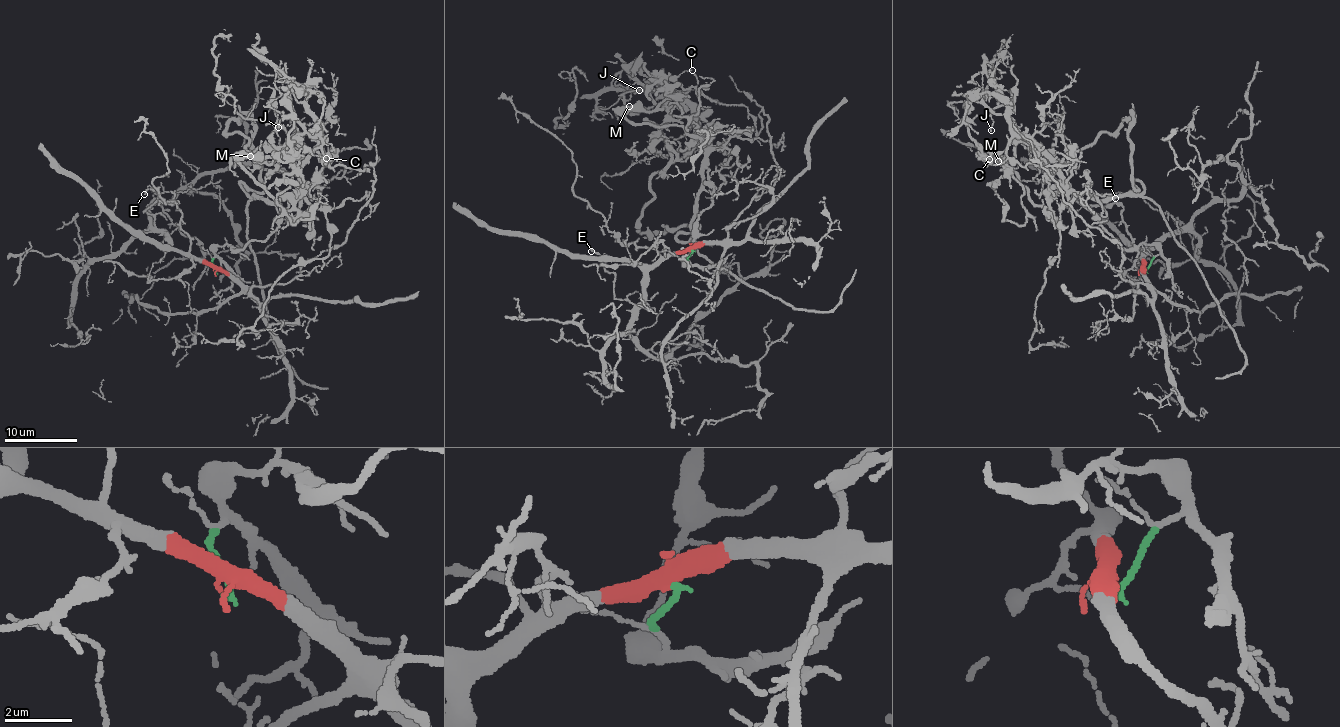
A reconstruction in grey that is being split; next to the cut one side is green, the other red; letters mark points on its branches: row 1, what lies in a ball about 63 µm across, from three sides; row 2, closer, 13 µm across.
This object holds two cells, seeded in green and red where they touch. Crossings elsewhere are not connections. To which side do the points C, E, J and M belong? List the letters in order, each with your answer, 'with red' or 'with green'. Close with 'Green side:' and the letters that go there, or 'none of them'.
C: with green
E: with red
J: with green
M: with green
Green side: C, J, M

